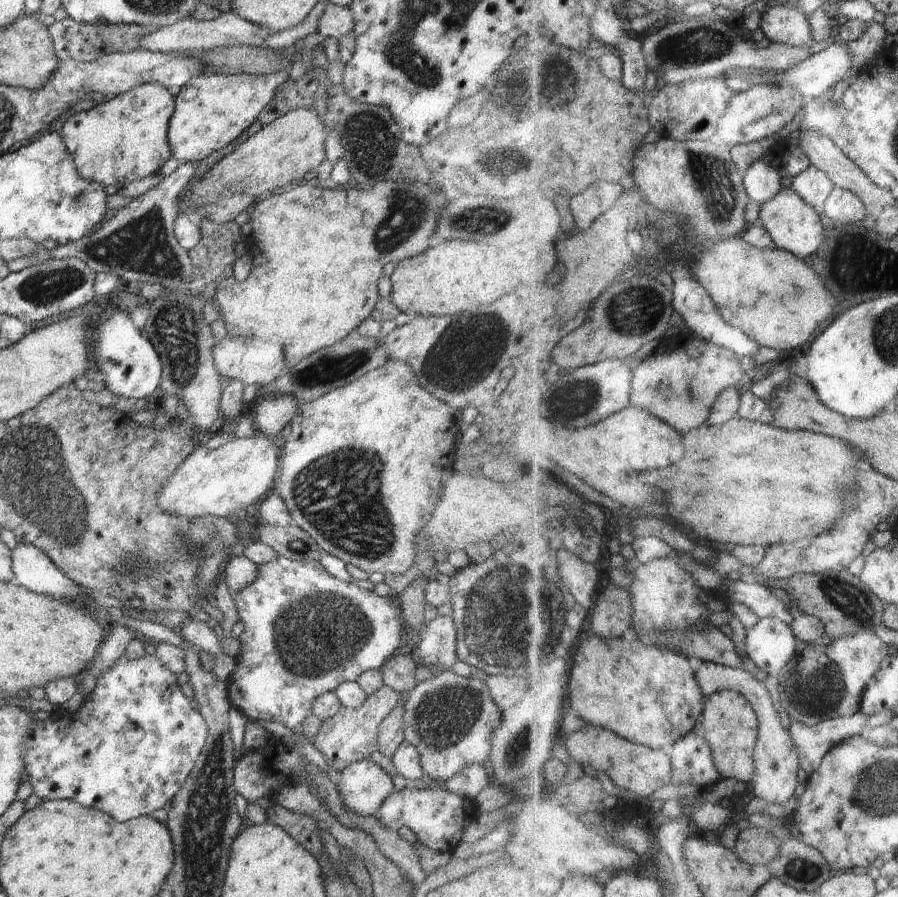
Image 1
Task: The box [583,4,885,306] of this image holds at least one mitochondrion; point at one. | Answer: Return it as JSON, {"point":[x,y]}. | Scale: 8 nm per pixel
{"point":[689,47]}

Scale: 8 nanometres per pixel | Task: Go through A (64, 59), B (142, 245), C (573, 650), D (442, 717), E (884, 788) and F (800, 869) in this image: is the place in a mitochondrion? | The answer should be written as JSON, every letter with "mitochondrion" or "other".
{"A":"other","B":"mitochondrion","C":"other","D":"mitochondrion","E":"mitochondrion","F":"mitochondrion"}

